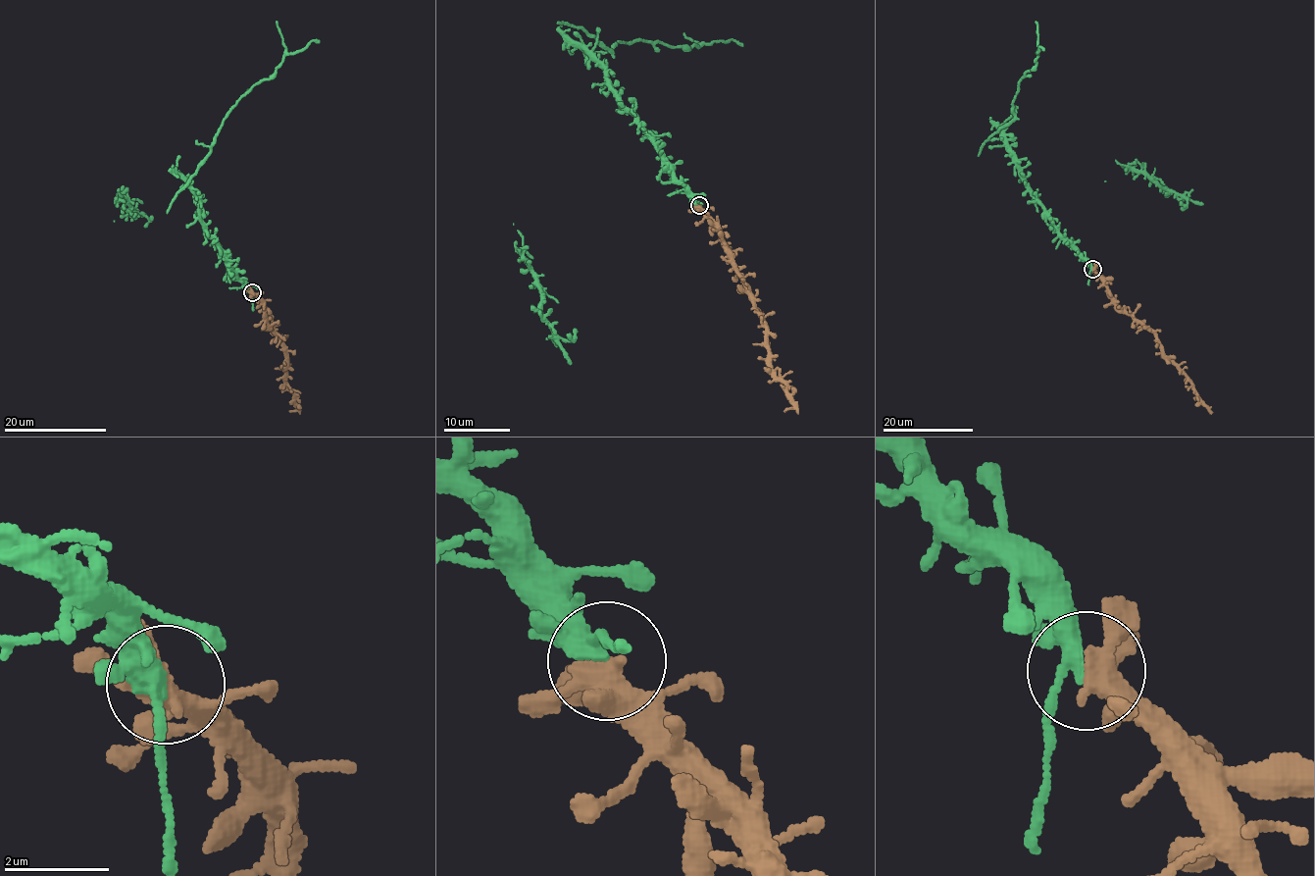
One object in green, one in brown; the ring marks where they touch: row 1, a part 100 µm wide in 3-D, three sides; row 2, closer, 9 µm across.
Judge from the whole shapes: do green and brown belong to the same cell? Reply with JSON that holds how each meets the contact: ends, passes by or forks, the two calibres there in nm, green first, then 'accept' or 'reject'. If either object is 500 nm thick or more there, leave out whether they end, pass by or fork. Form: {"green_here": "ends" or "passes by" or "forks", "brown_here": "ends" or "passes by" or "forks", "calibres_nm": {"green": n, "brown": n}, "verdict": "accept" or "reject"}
{"green_here": "passes by", "brown_here": "forks", "calibres_nm": {"green": 320, "brown": 360}, "verdict": "accept"}

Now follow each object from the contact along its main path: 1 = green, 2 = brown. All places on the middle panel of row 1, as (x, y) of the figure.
1: (699, 204), (612, 89), (578, 28), (612, 51), (619, 41), (657, 40), (689, 49), (732, 39), (742, 46)
2: (699, 205), (719, 229), (725, 250), (764, 325), (769, 365), (784, 386), (786, 395), (793, 405), (784, 410)

